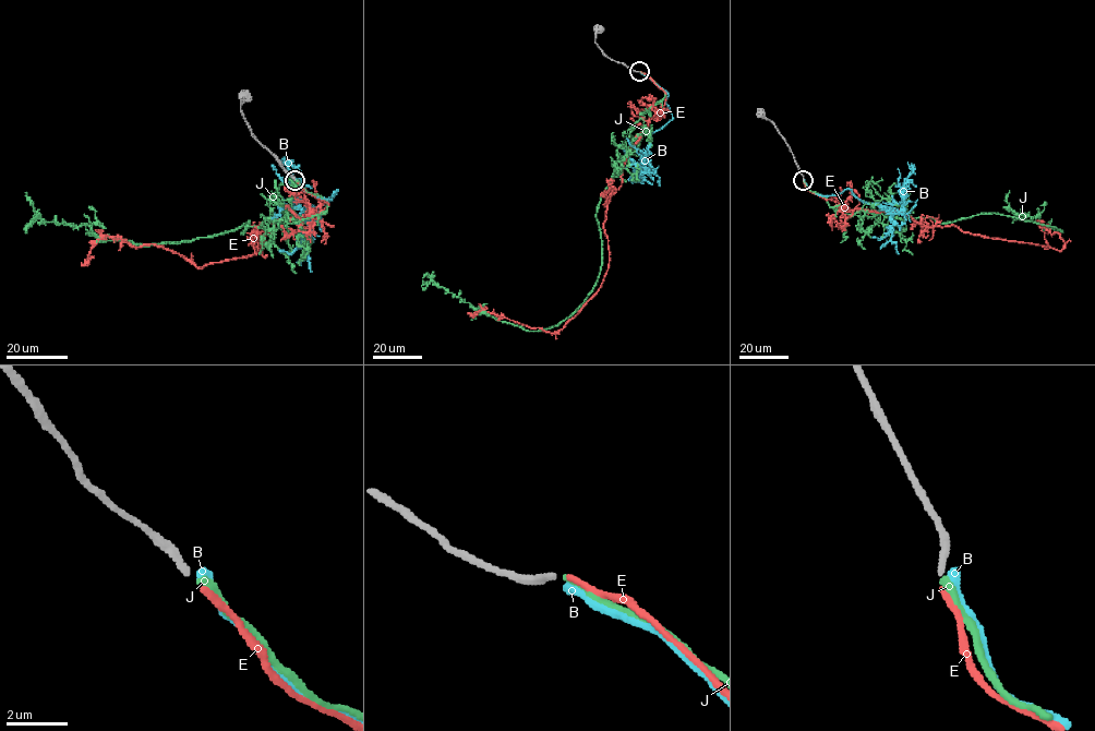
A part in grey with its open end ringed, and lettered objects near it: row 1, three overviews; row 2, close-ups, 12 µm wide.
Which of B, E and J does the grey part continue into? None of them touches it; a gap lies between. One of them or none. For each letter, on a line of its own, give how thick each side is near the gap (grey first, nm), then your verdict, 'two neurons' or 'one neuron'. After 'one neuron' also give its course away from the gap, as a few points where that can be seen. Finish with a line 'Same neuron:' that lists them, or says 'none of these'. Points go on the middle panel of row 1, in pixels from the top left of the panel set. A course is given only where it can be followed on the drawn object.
B: 220 nm thick on the grey side, 360 nm on the other; two neurons
E: 220 nm thick on the grey side, 200 nm on the other; two neurons
J: 220 nm thick on the grey side, 240 nm on the other; one neuron; it runs (639, 71), (665, 96), (617, 150), (597, 208), (598, 279), (572, 314), (525, 330), (423, 278)
Same neuron: J

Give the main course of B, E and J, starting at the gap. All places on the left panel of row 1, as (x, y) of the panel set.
B: (297, 180), (308, 193), (332, 199), (337, 190), (335, 194), (308, 210), (301, 219), (288, 165), (301, 171)
E: (297, 181), (327, 205), (276, 217), (247, 256), (196, 267), (103, 236), (81, 262)
J: (296, 180), (327, 211), (285, 227), (267, 218), (242, 232), (249, 220), (147, 246), (45, 222), (25, 193)

